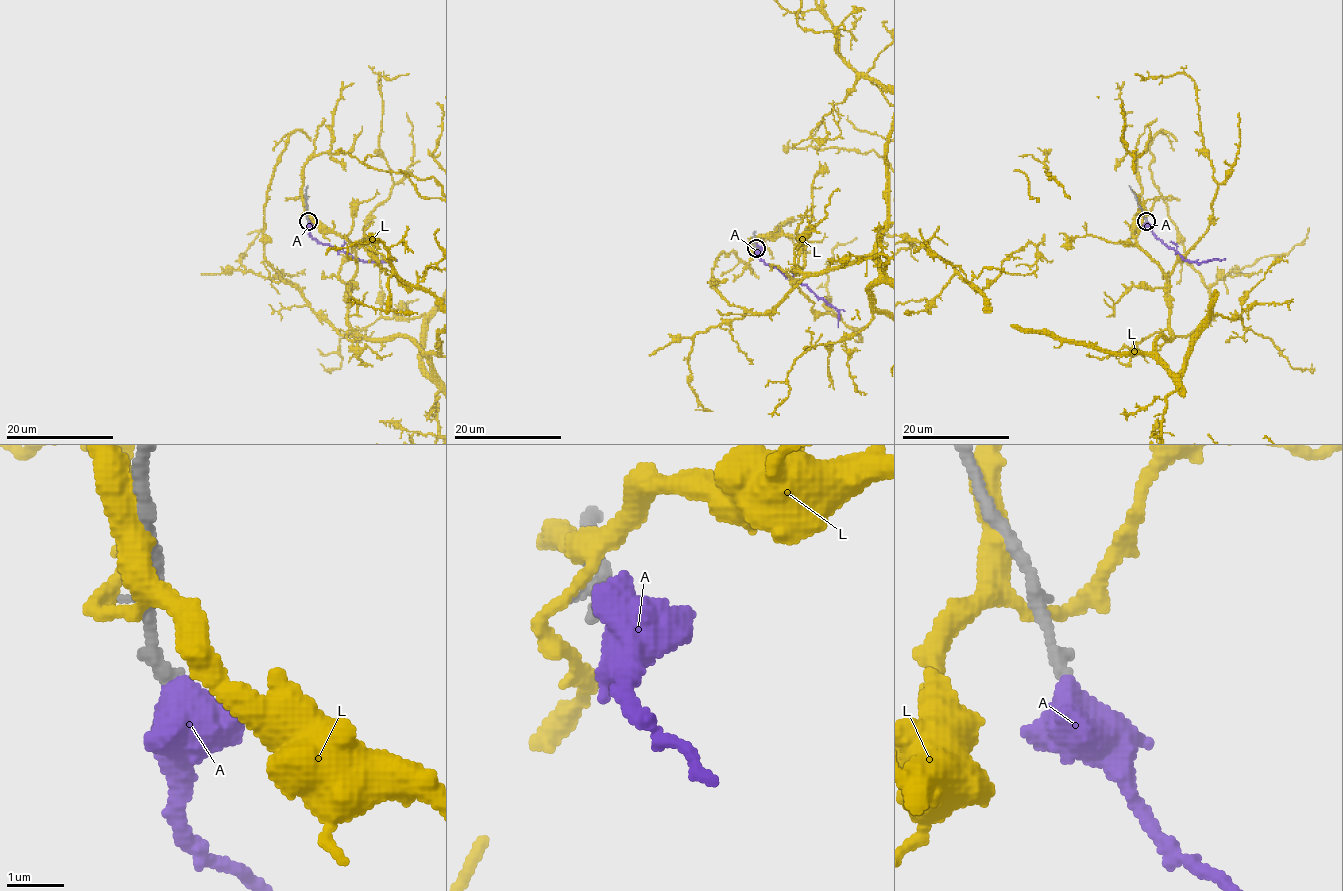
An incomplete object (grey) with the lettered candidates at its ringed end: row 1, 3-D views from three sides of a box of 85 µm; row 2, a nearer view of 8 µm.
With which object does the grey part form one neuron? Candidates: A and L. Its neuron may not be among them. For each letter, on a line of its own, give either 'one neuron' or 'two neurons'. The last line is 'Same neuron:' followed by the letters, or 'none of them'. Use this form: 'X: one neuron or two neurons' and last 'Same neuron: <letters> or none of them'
A: one neuron
L: two neurons
Same neuron: A

